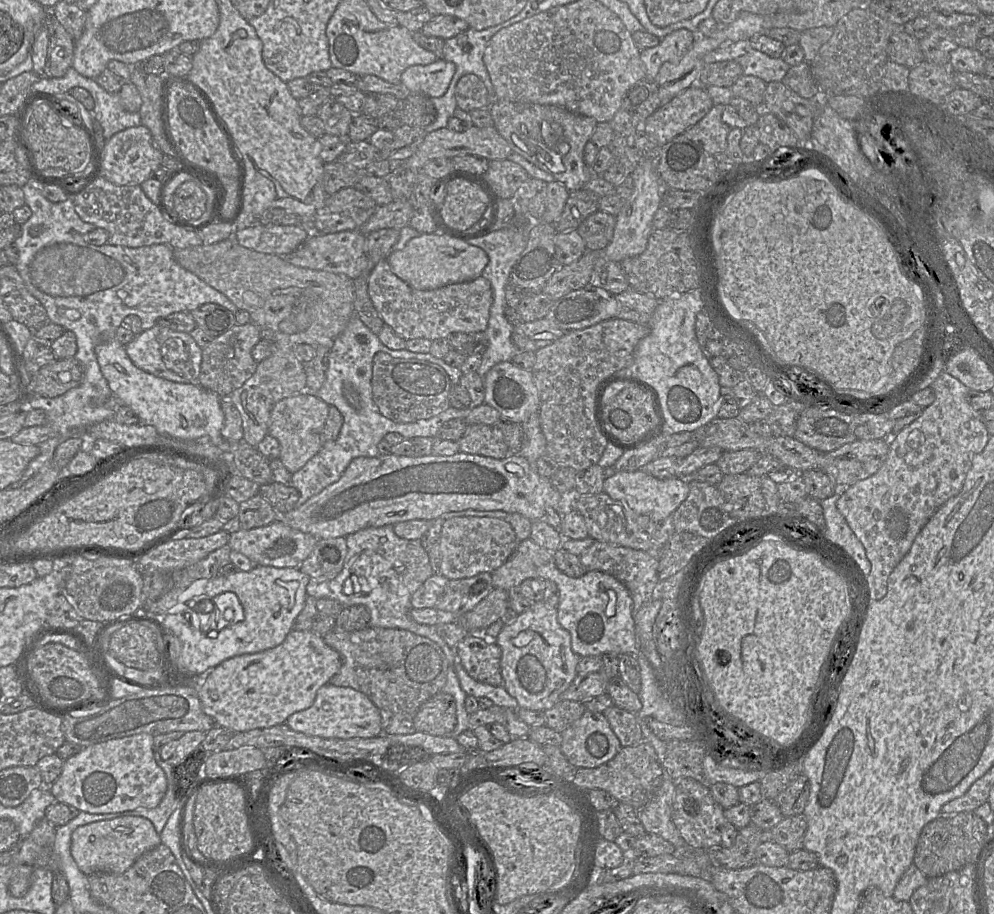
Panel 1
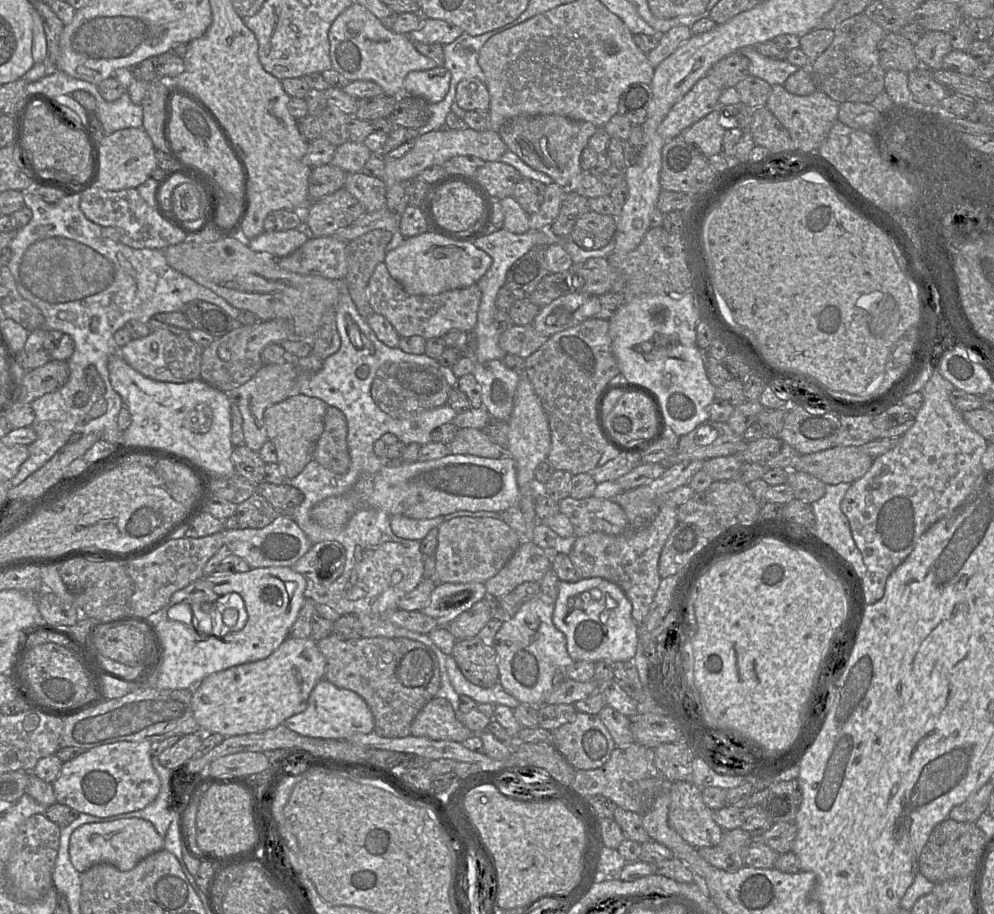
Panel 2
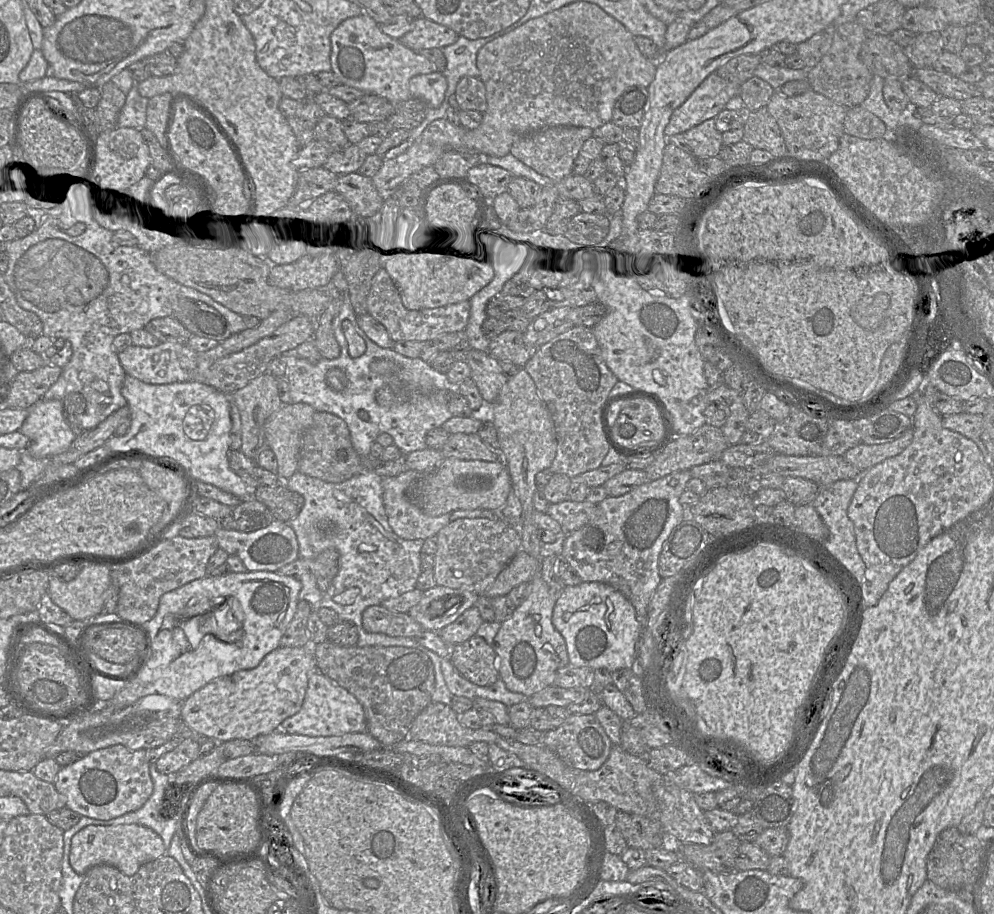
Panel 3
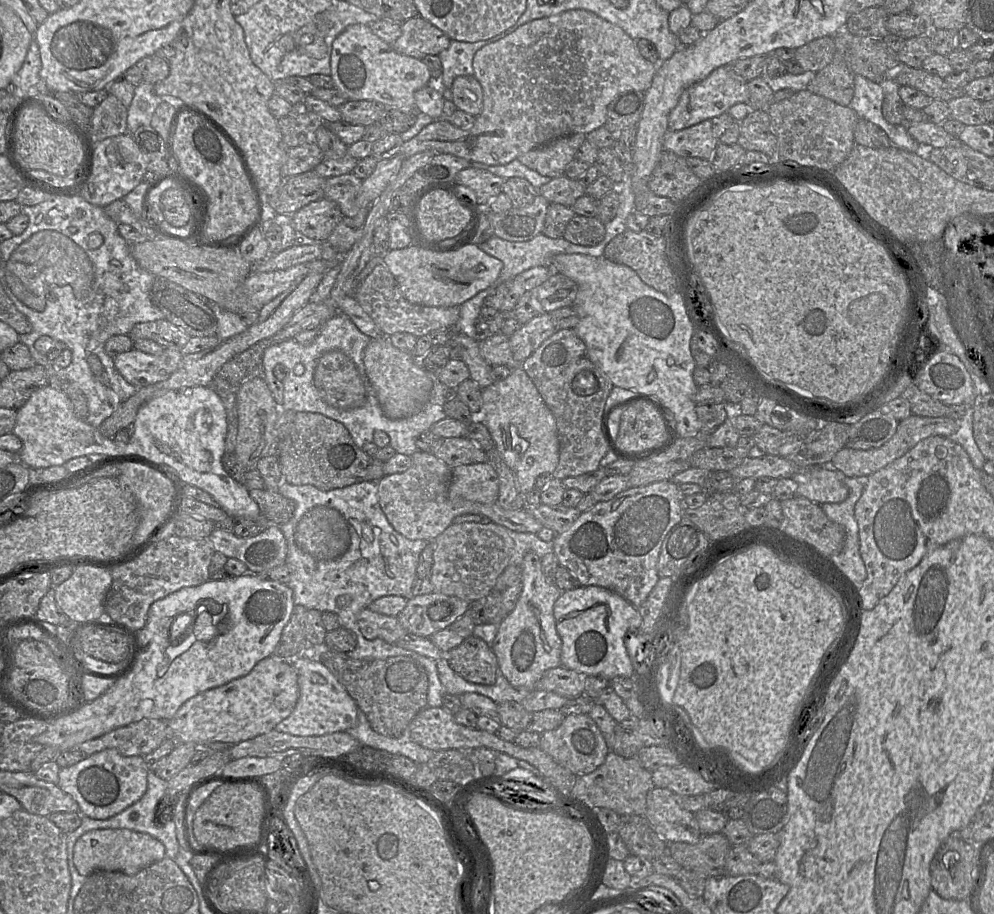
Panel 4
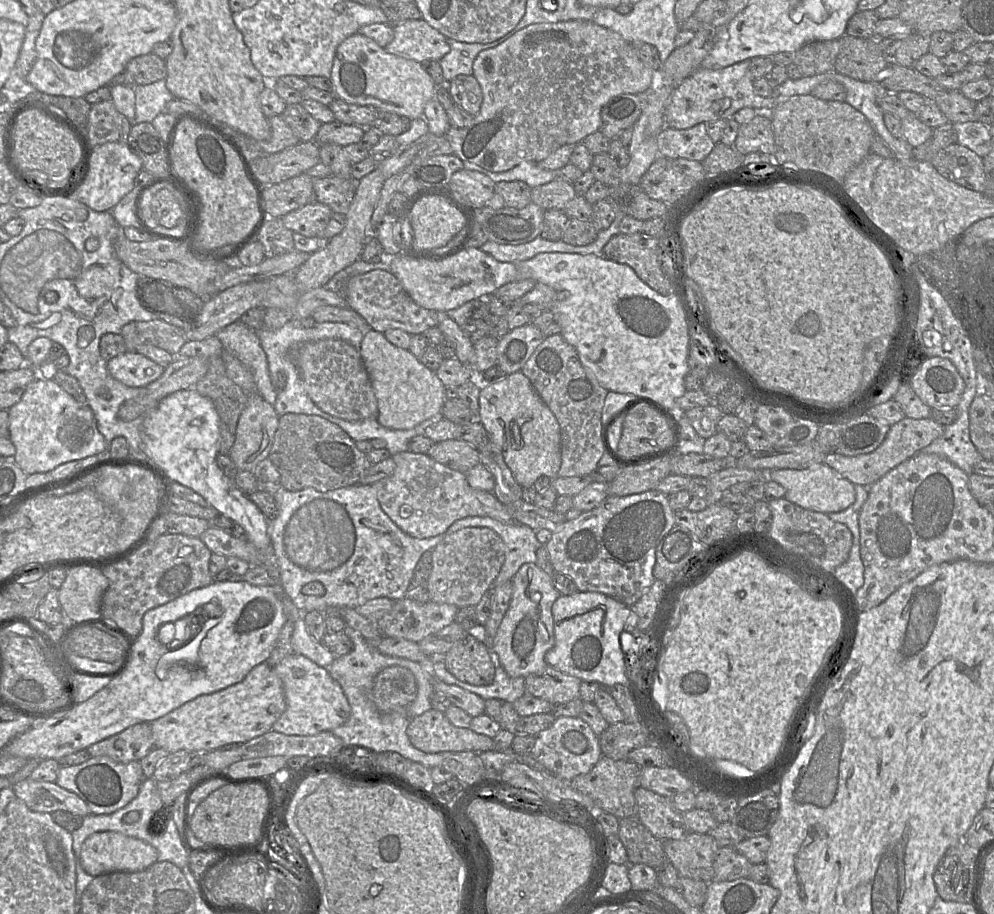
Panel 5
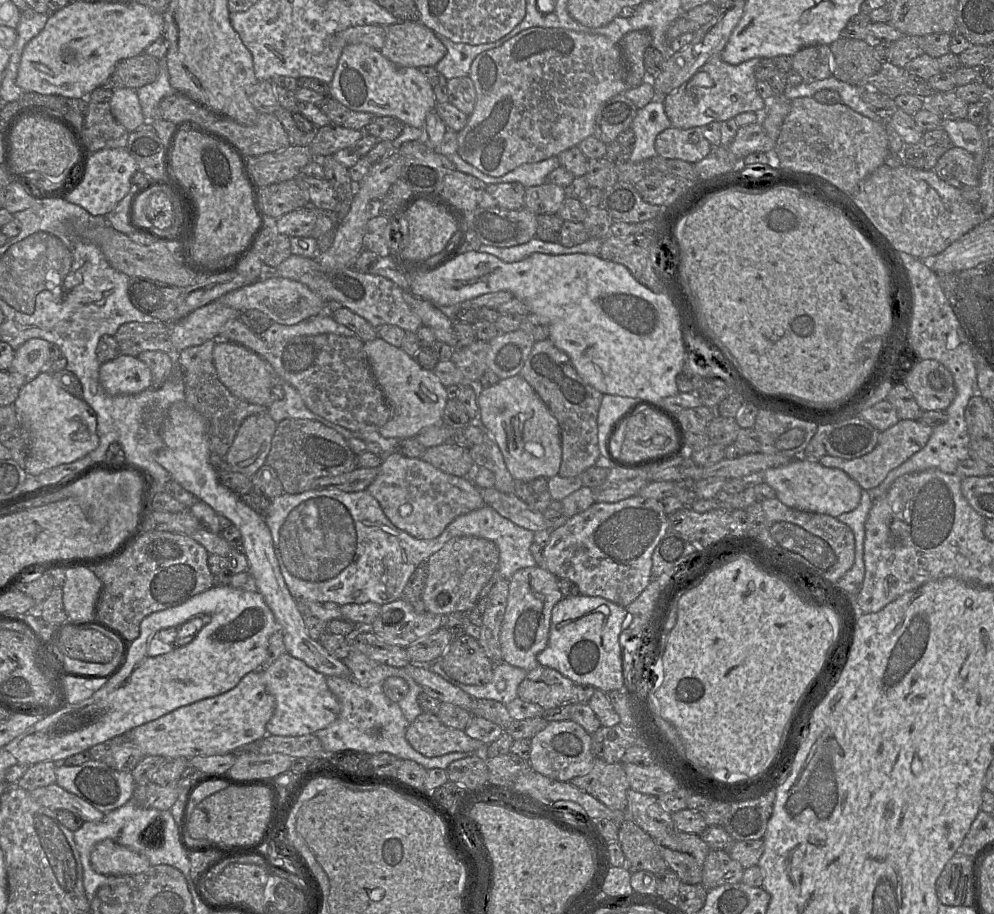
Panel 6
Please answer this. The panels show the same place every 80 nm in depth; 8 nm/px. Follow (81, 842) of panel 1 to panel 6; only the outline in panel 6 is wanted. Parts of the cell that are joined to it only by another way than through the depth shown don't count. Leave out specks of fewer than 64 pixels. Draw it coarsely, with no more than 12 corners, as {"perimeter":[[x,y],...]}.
{"perimeter":[[111,839],[91,851],[104,876],[137,875],[147,857]]}

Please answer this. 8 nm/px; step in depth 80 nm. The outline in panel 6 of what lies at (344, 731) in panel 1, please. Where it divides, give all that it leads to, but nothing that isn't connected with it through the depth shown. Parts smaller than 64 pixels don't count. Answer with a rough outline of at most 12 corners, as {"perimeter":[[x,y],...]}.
{"perimeter":[[287,652],[262,678],[266,733],[314,734],[340,705],[326,676]]}

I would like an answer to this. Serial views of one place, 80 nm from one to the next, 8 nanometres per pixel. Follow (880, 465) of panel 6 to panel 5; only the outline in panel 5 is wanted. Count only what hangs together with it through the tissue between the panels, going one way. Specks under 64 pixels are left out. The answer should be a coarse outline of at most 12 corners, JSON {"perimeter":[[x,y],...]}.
{"perimeter":[[905,417],[871,453],[828,453],[824,464],[870,487],[944,432]]}

